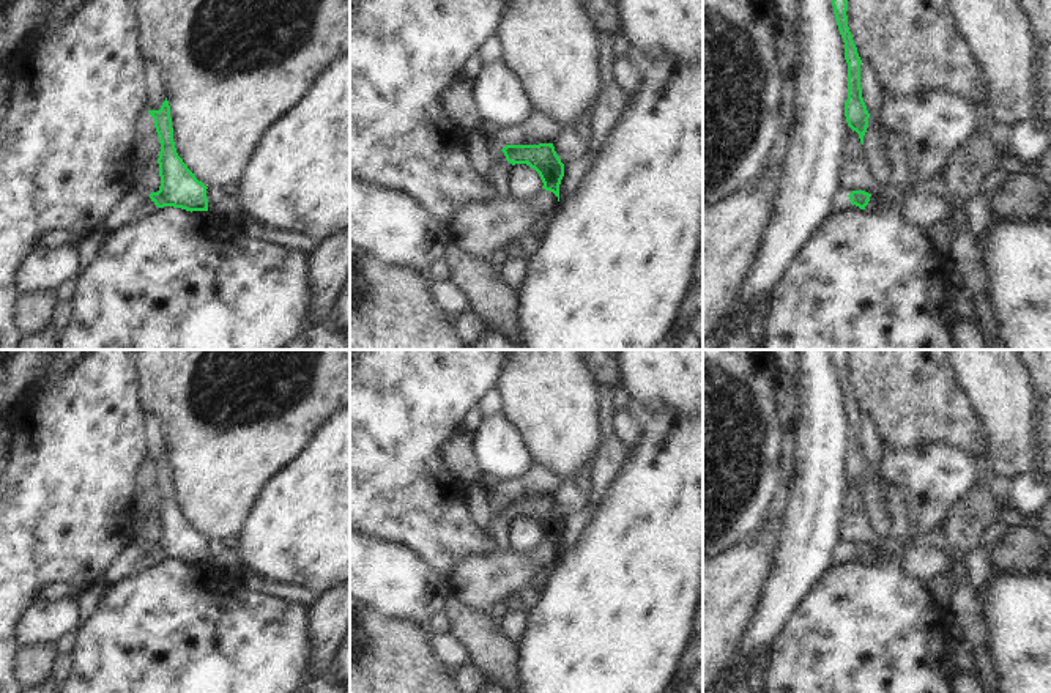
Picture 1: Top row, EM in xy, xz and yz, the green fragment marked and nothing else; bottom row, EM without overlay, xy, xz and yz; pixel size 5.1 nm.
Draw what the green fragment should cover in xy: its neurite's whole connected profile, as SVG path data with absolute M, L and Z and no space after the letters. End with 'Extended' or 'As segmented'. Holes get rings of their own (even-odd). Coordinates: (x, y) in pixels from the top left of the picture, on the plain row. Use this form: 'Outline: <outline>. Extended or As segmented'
Outline: M165 450L159 463L148 463L161 496L158 510L161 539L158 545L143 548L134 562L134 572L154 565L158 561L173 559L186 564L208 564L206 539L195 531L178 509L173 495L170 458Z. Extended

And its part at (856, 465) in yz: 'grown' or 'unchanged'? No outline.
unchanged

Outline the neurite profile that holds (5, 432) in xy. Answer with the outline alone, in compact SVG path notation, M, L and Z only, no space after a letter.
M0 417L0 461L8 454L11 439L13 439L13 432L9 425Z

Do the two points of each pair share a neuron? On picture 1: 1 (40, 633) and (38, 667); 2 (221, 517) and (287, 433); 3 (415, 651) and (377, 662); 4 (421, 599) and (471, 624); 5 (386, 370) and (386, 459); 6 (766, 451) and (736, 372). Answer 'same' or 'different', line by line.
1: different
2: same
3: same
4: different
5: same
6: same

